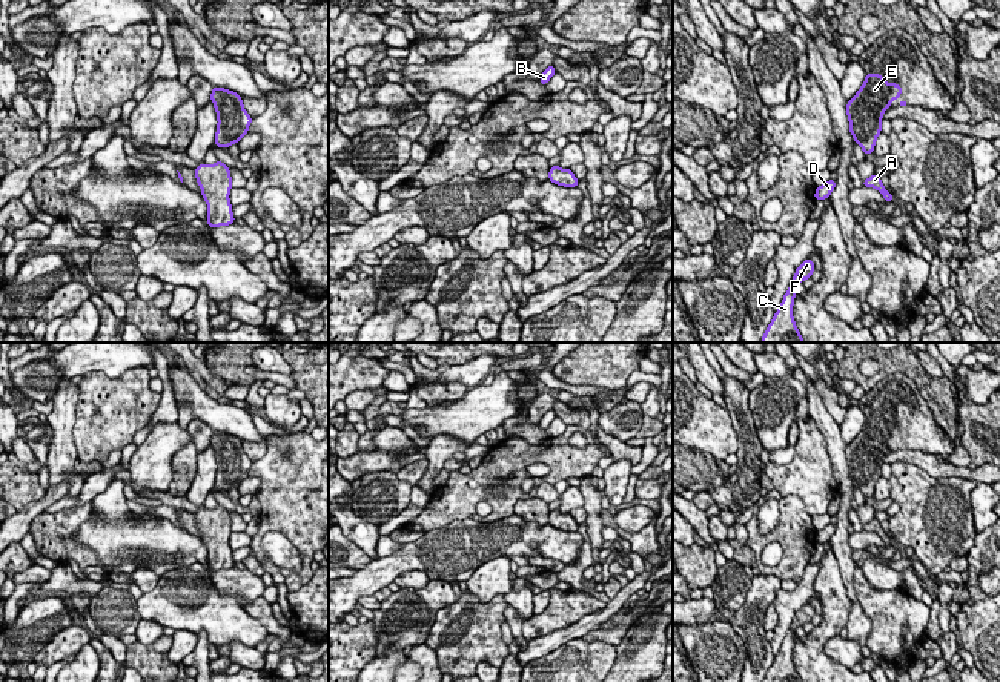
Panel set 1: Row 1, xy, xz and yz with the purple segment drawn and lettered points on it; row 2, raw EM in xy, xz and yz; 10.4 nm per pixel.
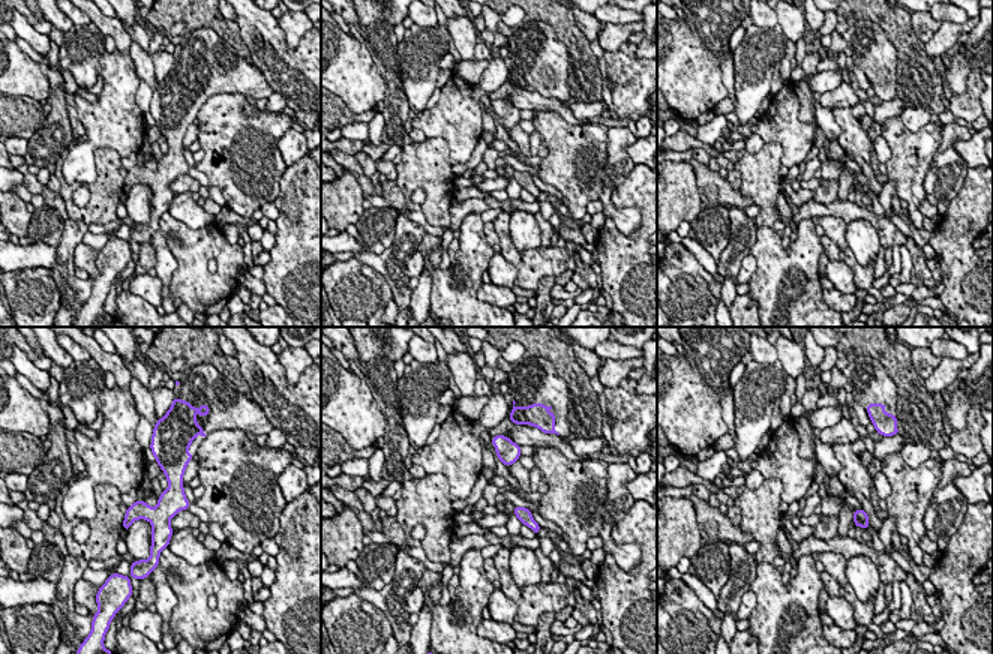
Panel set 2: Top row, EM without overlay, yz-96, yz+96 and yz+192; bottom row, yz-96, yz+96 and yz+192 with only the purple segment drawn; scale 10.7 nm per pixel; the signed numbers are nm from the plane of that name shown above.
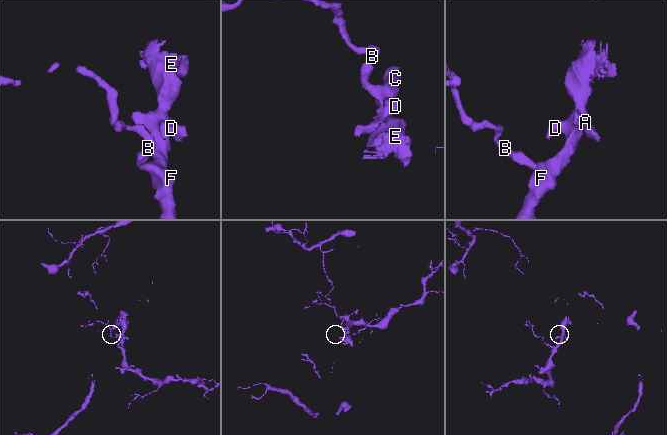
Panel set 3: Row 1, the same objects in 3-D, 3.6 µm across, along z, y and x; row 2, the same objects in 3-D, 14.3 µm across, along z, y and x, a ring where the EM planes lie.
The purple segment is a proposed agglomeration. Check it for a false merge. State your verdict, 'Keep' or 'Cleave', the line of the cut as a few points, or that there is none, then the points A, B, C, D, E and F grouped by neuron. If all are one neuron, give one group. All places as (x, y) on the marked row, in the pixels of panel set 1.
Keep. No split. Groups: A B C D E F

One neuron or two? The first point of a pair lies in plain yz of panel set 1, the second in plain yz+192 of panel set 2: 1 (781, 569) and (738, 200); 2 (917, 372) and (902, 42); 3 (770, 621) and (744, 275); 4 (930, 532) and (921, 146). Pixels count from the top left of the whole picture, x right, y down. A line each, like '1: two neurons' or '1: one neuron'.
1: two neurons
2: one neuron
3: one neuron
4: one neuron

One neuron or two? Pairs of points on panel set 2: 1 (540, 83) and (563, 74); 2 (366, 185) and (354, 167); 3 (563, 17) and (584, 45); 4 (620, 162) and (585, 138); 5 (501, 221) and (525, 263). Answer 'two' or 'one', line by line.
1: one
2: one
3: one
4: two
5: one

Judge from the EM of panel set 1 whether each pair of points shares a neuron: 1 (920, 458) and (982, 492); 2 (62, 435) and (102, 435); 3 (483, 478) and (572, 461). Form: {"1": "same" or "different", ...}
{"1": "different", "2": "different", "3": "same"}

